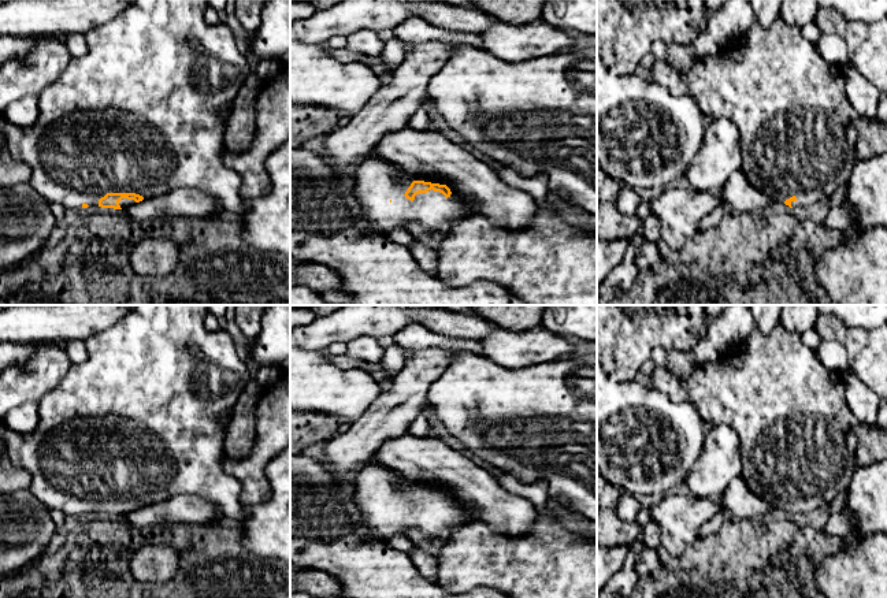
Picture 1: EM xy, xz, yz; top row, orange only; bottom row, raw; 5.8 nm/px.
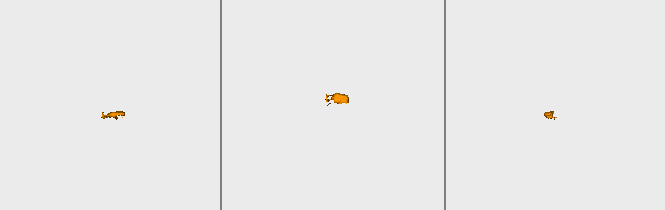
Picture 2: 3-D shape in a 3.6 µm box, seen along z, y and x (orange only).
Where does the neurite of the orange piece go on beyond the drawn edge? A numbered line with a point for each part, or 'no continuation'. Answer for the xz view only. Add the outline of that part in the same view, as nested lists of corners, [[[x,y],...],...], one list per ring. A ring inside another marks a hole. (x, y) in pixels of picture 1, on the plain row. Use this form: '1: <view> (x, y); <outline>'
1: xz (373, 490); [[[368,465],[352,475],[348,483],[364,528],[379,542],[411,528],[433,536],[474,519],[468,508],[452,497],[448,505],[431,495],[416,501],[413,508],[408,506],[404,501],[416,486],[386,467]]]

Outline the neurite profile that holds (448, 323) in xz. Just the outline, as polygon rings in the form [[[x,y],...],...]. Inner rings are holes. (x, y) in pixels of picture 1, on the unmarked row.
[[[446,308],[420,309],[413,313],[413,320],[452,339],[480,341],[496,327],[475,313],[460,313]]]

